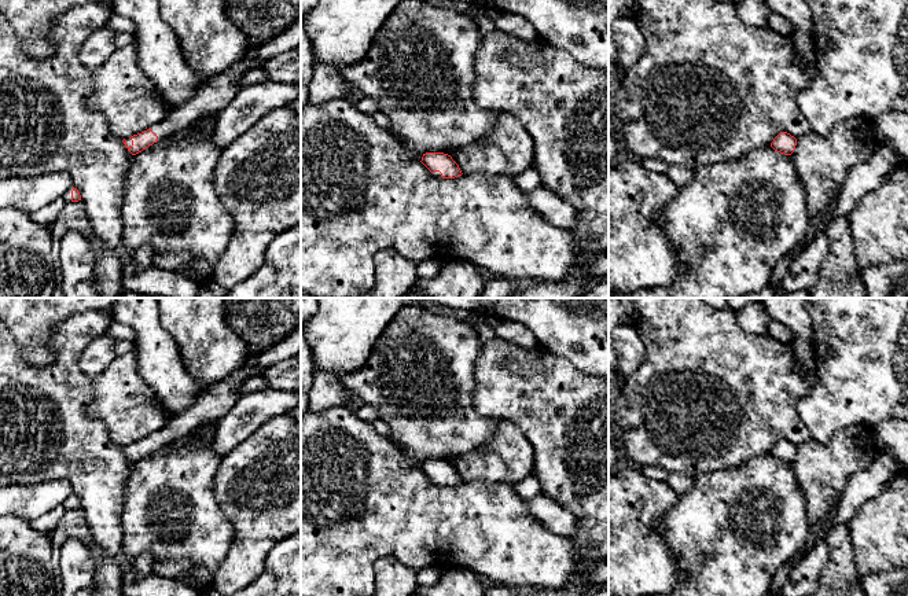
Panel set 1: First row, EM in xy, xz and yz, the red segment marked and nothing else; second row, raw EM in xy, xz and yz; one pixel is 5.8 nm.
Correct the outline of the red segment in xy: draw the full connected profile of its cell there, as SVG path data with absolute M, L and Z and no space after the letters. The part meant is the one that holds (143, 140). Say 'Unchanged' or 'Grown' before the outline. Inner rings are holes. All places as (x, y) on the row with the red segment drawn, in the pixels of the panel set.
Grown. M301 18L297 19L294 25L291 25L287 30L284 30L273 40L260 45L258 48L249 47L246 55L240 62L235 63L232 67L223 71L221 74L210 77L207 82L199 88L198 93L187 103L170 108L163 121L152 125L150 129L141 133L124 139L122 141L125 147L132 155L136 155L157 143L158 140L163 140L170 135L194 125L196 121L207 114L220 114L240 91L239 82L247 70L251 70L254 67L264 67L264 65L273 56L298 47L301 47Z

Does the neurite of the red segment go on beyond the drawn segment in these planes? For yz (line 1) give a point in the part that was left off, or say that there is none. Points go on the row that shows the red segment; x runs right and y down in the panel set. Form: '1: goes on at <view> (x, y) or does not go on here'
1: does not go on here

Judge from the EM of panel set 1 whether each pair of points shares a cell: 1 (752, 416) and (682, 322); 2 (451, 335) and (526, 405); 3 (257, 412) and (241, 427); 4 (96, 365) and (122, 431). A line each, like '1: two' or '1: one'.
1: one
2: two
3: one
4: two

